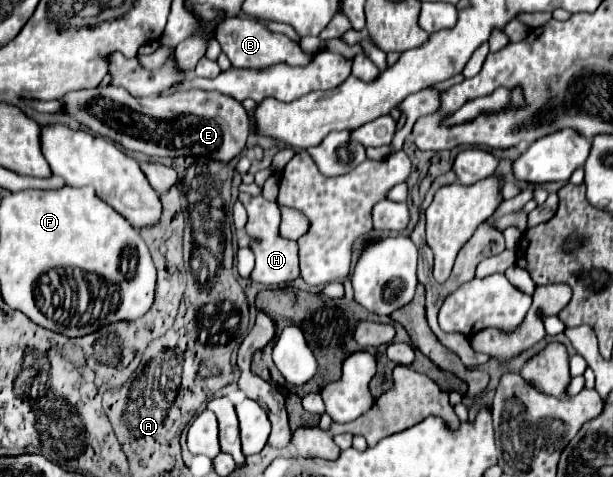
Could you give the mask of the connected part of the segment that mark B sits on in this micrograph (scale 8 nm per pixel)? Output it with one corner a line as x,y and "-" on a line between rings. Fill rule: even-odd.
237,18
237,20
225,20
225,24
217,26
217,40
231,60
233,66
237,68
267,68
269,64
279,64
285,62
289,66
301,66
309,64
309,58
313,54
305,54
299,44
293,44
287,36
277,36
265,28
265,24
255,22
251,18

